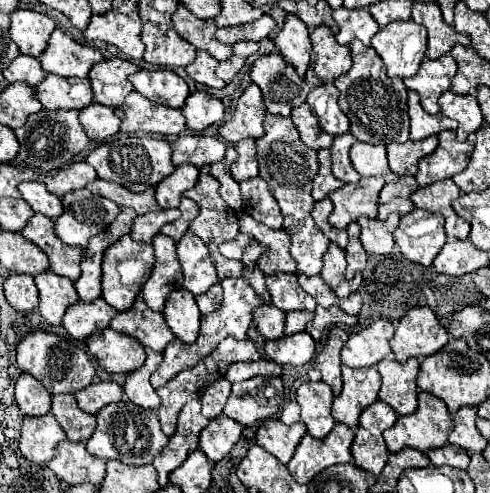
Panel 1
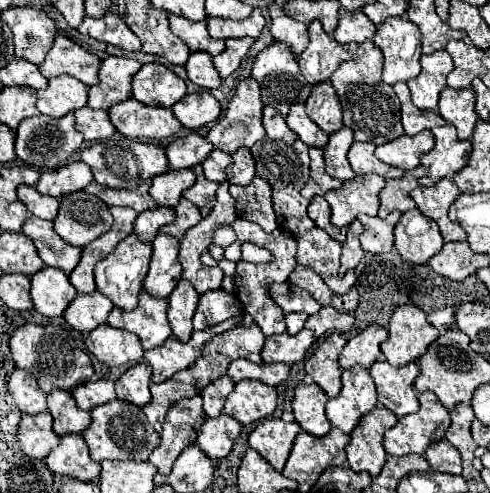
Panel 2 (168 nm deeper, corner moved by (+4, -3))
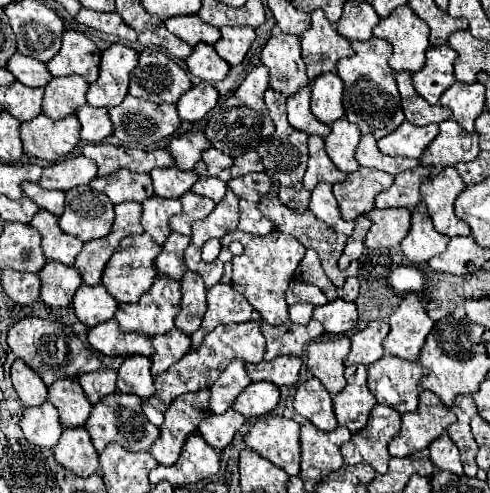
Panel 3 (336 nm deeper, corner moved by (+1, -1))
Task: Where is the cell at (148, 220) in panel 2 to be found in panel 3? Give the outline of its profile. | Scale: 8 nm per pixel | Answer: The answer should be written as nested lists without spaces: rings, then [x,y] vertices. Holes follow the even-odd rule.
[[[152,196],[146,202],[142,202],[142,208],[144,210],[142,210],[140,222],[144,232],[150,234],[156,244],[164,244],[164,240],[170,234],[170,228],[168,228],[170,216],[182,210],[180,200],[166,200],[160,196]]]

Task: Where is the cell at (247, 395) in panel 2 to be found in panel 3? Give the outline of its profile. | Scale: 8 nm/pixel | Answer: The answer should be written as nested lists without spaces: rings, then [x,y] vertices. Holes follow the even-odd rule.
[[[250,382],[234,400],[232,408],[246,418],[260,418],[278,404],[280,390],[272,382]]]

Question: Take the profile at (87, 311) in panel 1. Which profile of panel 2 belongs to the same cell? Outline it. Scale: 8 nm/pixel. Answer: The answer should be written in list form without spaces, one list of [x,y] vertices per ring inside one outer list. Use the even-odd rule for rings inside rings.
[[[91,292],[91,294],[77,294],[75,300],[65,310],[65,320],[71,328],[79,332],[91,332],[99,324],[107,322],[107,316],[113,308],[113,302],[103,296],[101,292]]]

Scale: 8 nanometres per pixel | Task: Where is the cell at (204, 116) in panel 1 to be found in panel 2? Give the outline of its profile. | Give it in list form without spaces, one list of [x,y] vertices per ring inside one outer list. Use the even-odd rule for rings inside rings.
[[[201,92],[201,94],[183,96],[173,106],[173,112],[185,128],[201,128],[201,126],[217,120],[221,106],[211,92]]]

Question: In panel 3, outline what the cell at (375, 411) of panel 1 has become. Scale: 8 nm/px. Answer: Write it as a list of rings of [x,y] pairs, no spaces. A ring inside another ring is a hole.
[[[386,404],[374,406],[364,430],[356,432],[350,442],[342,444],[344,464],[370,464],[378,474],[388,470],[388,442],[400,430],[400,414]]]

